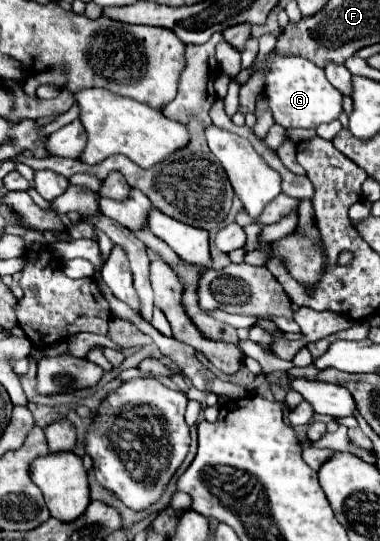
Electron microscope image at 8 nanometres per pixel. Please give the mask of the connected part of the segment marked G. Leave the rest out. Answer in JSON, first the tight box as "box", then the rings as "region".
{"box":[251,53,343,129],"region":[[[269,53],[261,61],[257,59],[251,69],[253,73],[263,73],[263,93],[267,95],[267,103],[275,123],[279,123],[281,127],[317,129],[321,123],[337,119],[339,113],[343,111],[341,107],[343,95],[327,81],[323,69],[305,57]]]}

